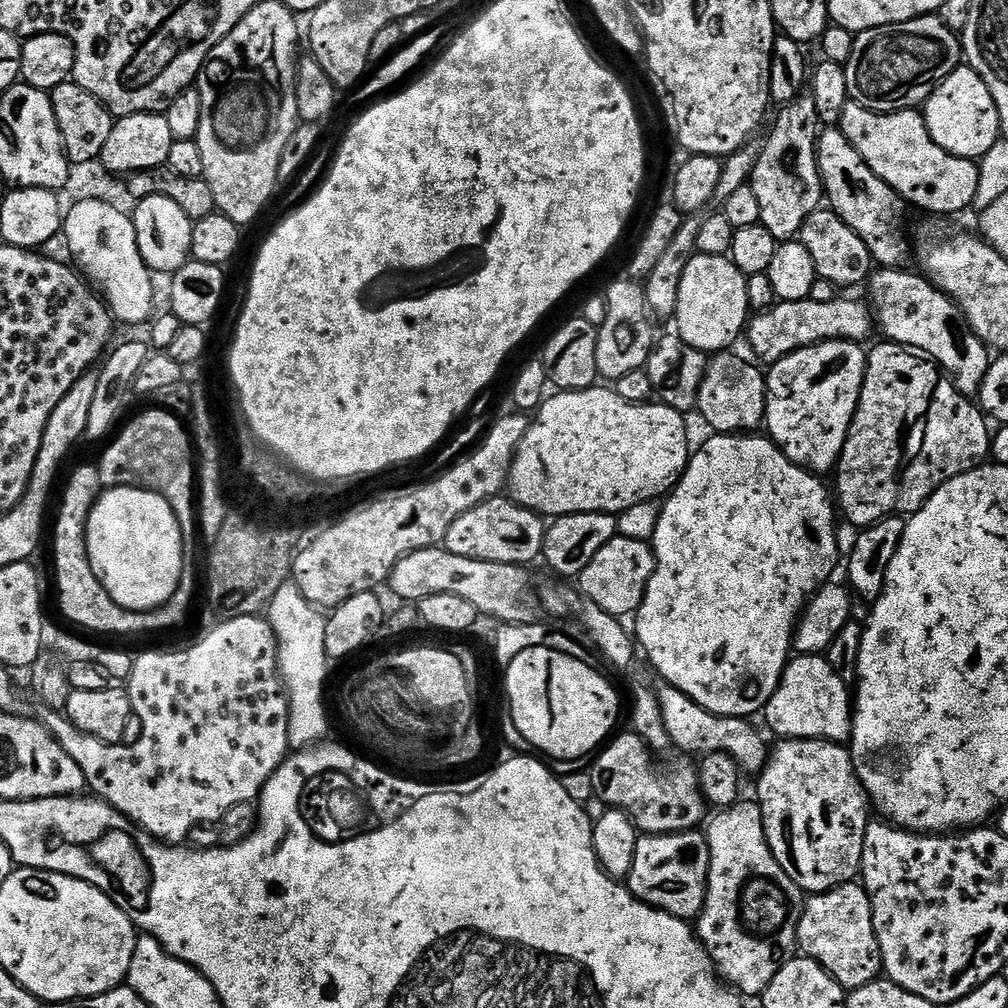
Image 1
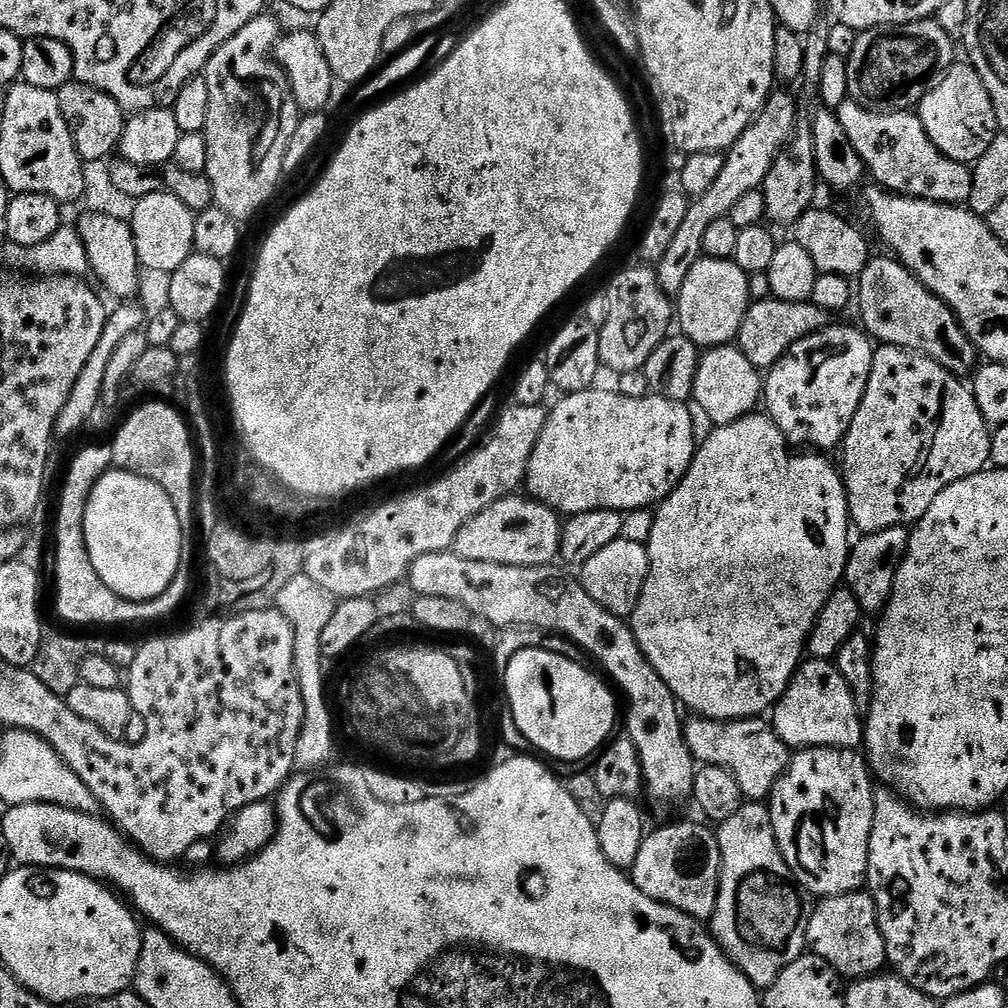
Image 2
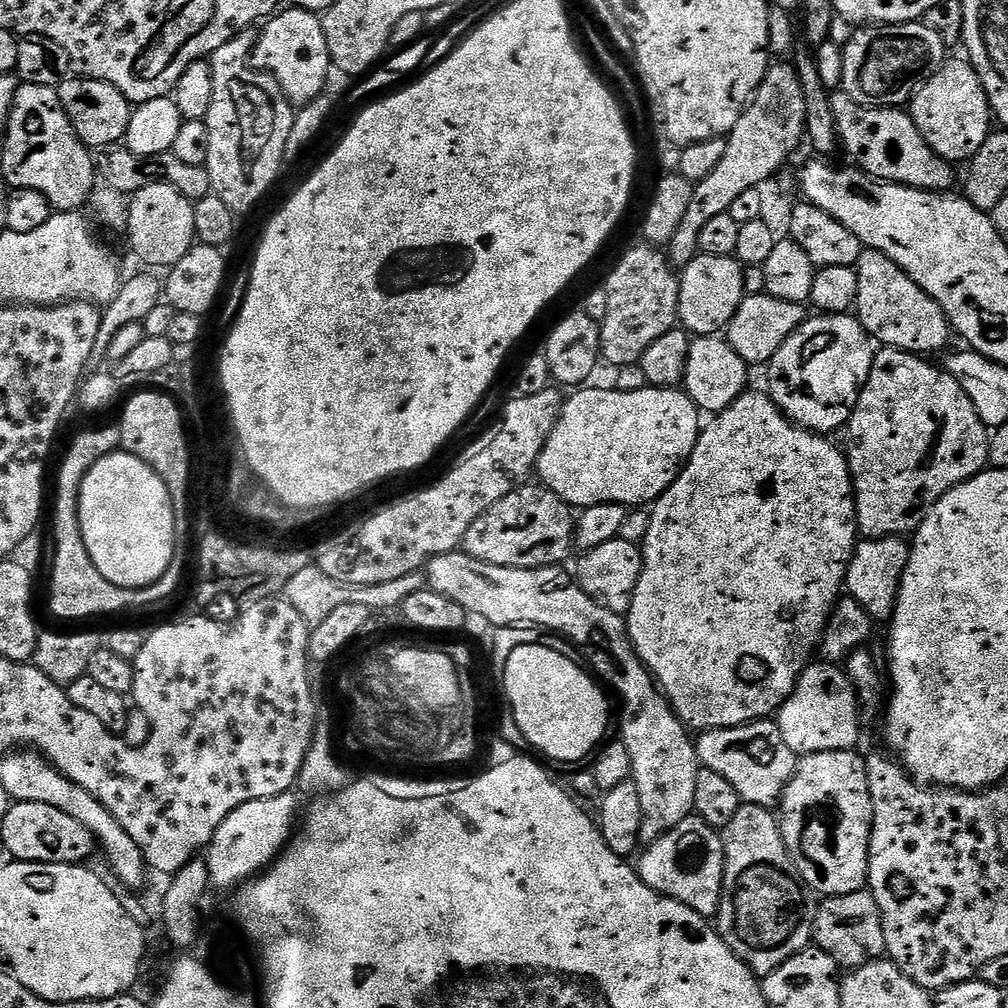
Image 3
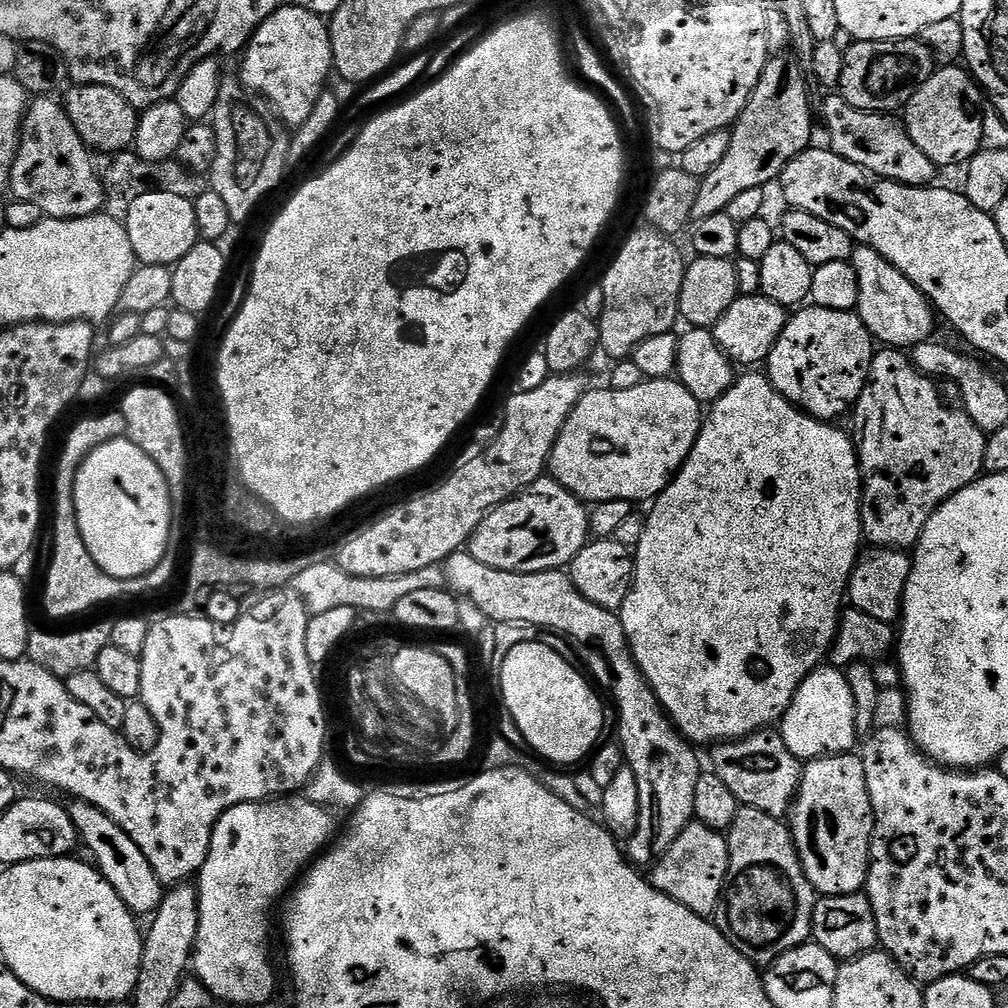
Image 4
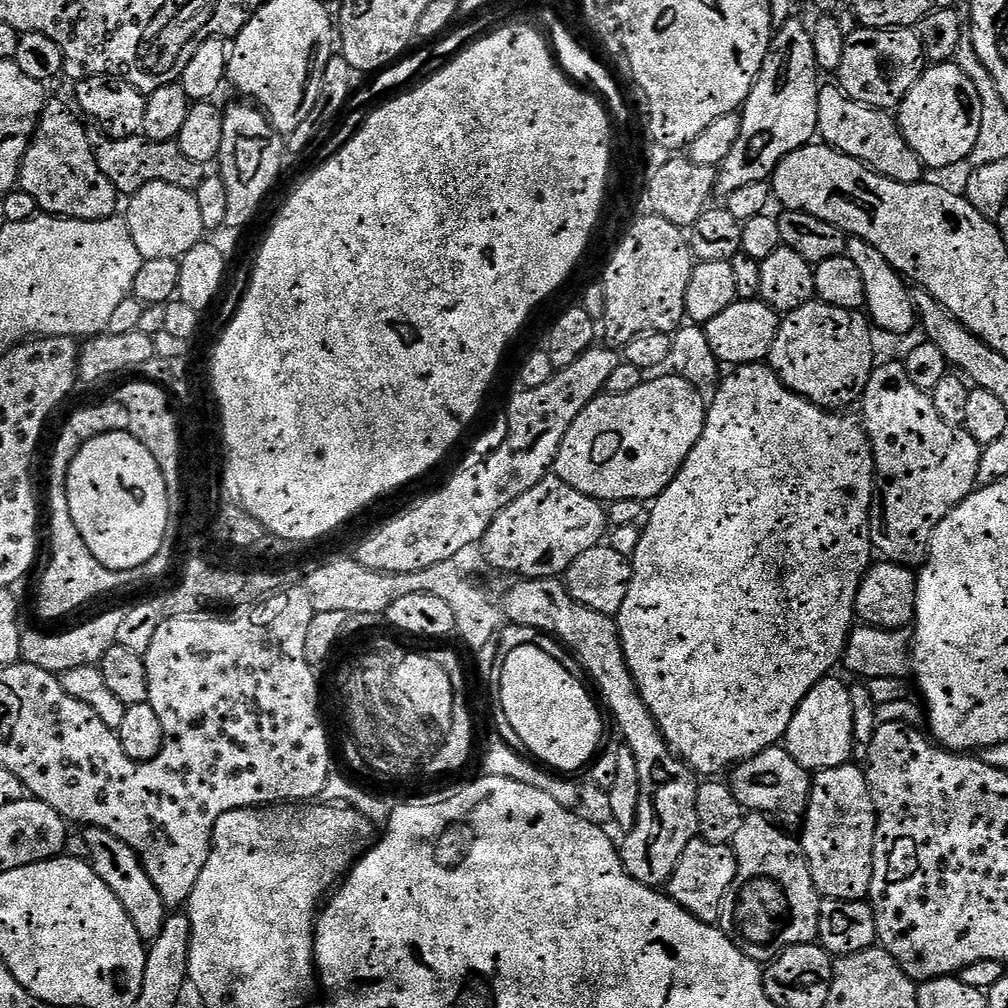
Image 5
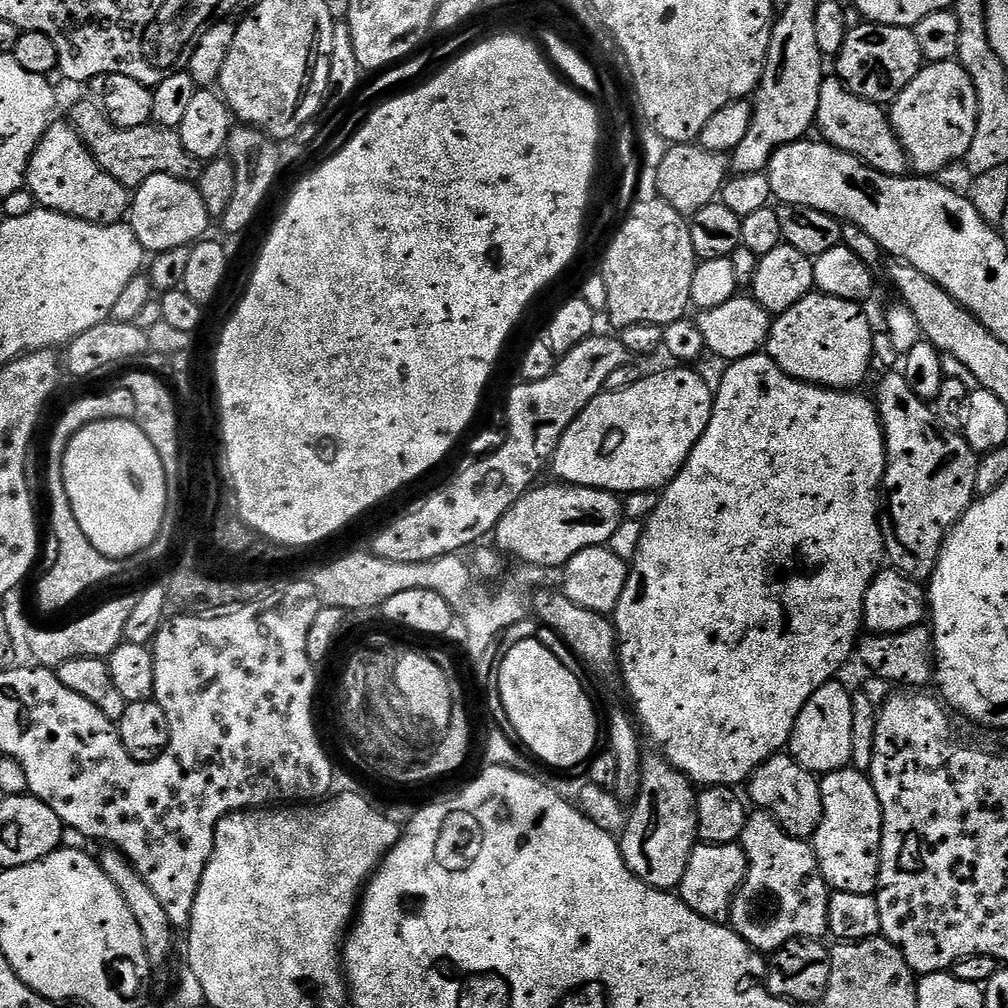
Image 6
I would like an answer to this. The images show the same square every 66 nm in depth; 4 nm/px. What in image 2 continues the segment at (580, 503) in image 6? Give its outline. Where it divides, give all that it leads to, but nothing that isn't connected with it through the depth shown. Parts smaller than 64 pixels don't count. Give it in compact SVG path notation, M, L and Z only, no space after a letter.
M513 494L495 500L486 510L474 514L474 518L458 530L454 550L462 558L470 558L470 562L543 568L560 555L561 527L561 517L553 508L527 494Z

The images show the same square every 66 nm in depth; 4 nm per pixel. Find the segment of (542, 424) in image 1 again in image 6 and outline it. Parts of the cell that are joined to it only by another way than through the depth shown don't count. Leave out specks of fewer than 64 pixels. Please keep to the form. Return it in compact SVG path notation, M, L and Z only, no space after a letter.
M672 366L669 372L656 372L653 376L648 376L645 380L636 380L629 388L620 388L617 392L605 390L600 395L590 401L581 410L580 416L572 425L565 430L562 438L558 442L556 452L550 461L550 472L553 472L557 481L565 484L577 484L579 488L597 488L603 492L615 492L617 494L627 494L629 492L656 492L663 490L671 484L672 480L683 470L684 463L688 461L688 455L694 450L694 446L702 438L706 426L710 422L712 413L712 401L714 399L713 385L708 385L696 372L691 372L688 366Z

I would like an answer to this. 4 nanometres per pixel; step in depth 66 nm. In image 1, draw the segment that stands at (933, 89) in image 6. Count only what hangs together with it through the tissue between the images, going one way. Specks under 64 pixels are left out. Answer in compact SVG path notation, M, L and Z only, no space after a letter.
M961 66L953 70L922 105L922 115L930 138L950 154L979 162L995 143L1002 138L998 106L974 69Z

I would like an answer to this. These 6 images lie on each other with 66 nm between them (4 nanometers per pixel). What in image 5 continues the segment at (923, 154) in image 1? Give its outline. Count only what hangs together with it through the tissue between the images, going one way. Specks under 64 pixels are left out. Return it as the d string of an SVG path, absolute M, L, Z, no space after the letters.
M825 83L818 94L818 136L823 143L847 156L867 164L874 172L903 184L921 183L925 175L924 163L910 150L906 138L900 133L895 115L879 108L871 108L851 100L835 83Z

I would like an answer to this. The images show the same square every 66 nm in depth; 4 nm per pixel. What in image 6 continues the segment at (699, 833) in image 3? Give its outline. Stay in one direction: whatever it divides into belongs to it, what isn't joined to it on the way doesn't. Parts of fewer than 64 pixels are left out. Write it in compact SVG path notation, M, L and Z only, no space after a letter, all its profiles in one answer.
M697 843L686 862L686 872L682 874L678 895L684 905L697 912L702 919L713 920L715 924L724 924L729 919L732 900L740 889L747 869L746 854L739 843Z

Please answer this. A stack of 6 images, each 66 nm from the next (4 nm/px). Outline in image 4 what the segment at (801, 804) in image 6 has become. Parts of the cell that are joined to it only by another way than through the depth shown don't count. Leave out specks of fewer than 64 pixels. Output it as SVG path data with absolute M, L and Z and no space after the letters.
M779 731L753 732L751 736L717 743L712 750L711 771L726 782L730 794L734 794L743 807L757 808L777 818L787 817L791 813L792 801L800 788L802 764L794 754L790 754Z

